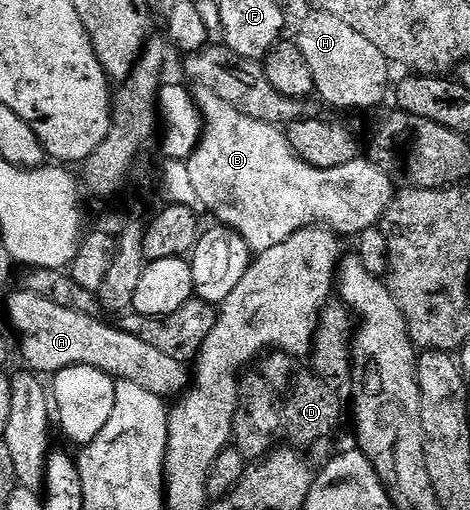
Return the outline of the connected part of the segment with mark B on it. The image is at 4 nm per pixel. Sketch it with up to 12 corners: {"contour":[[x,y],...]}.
{"contour":[[198,88],[198,204],[254,254],[314,222],[374,228],[395,182],[316,169],[278,126]]}

